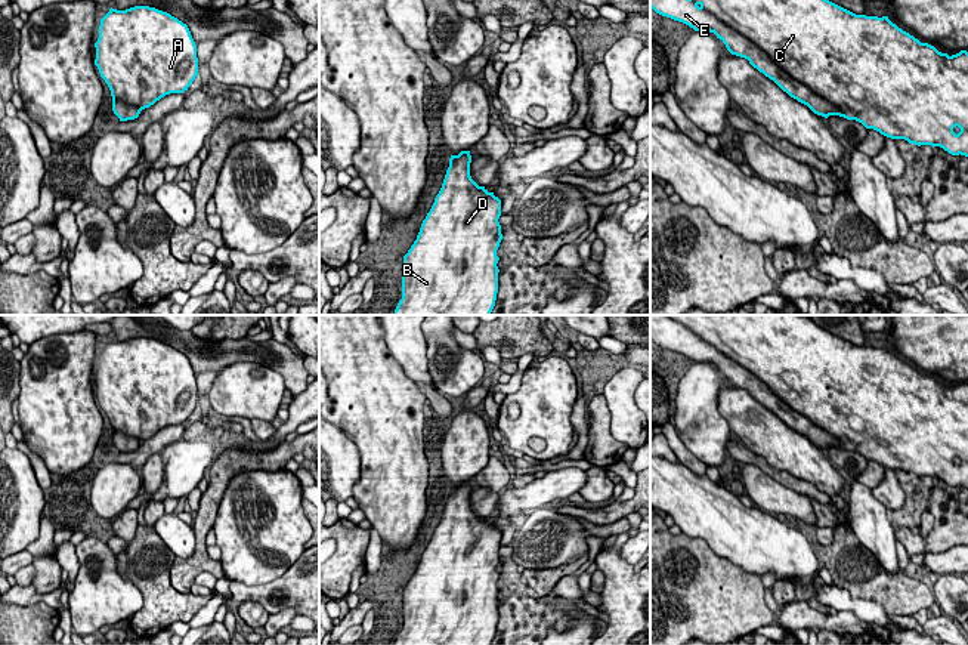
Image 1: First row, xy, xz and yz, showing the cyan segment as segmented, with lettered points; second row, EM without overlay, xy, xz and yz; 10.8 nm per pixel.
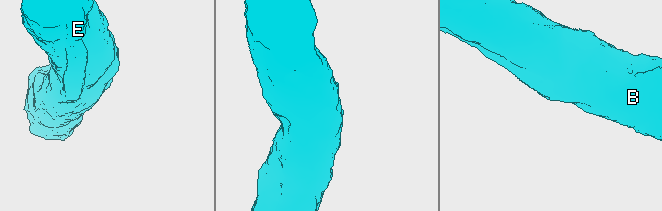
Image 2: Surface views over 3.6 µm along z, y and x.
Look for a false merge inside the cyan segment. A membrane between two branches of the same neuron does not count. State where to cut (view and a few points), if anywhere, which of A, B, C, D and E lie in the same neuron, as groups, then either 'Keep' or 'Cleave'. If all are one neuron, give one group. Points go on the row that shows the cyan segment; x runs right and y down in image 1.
No split. Groups: A B C D E. Keep

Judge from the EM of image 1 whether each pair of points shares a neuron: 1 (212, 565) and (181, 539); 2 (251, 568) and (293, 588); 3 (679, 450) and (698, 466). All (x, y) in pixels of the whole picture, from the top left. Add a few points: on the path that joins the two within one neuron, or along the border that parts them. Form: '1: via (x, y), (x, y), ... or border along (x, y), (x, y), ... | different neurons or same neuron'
1: border along (194, 528), (194, 552), (185, 558), (176, 556) | different neurons
2: border along (300, 556), (280, 576), (266, 583), (241, 583) | different neurons
3: via (683, 454), (693, 463) | same neuron

